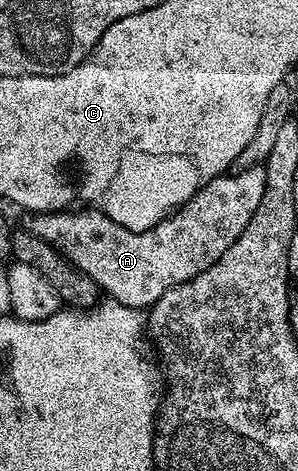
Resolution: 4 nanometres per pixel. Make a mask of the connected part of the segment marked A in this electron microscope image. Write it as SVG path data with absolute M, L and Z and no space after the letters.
M262 166L246 169L243 172L223 174L216 177L203 186L203 188L185 205L171 213L165 220L160 221L154 228L144 230L143 232L133 232L132 230L125 229L123 225L118 225L112 218L106 217L104 213L99 212L96 208L87 206L79 207L79 212L67 210L64 212L44 212L31 215L29 217L30 224L28 224L28 230L36 238L44 238L44 242L51 244L73 268L78 268L84 274L88 274L88 278L92 278L92 282L96 282L99 289L101 289L109 299L120 302L125 308L146 310L149 309L151 304L155 304L165 292L172 290L176 286L180 286L184 282L188 282L192 278L196 278L201 272L208 270L208 266L215 264L224 254L224 250L228 250L228 246L232 246L232 242L236 242L236 238L240 238L240 234L244 234L244 226L248 226L252 214L256 214L256 206L260 206L260 198L264 198L264 167Z

